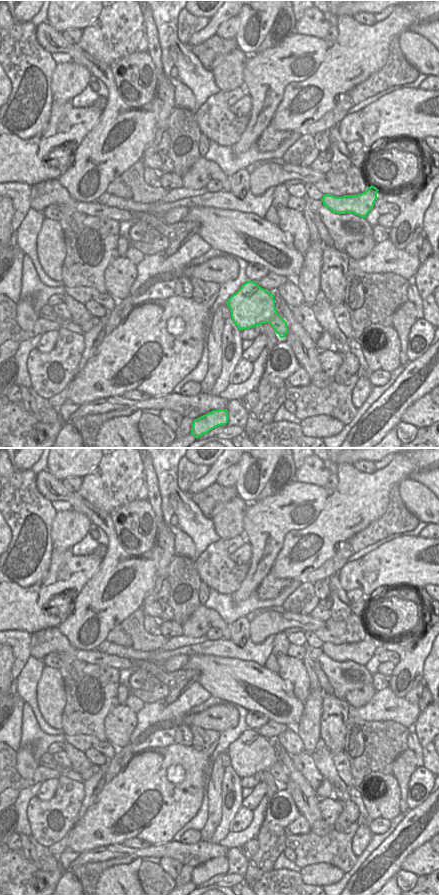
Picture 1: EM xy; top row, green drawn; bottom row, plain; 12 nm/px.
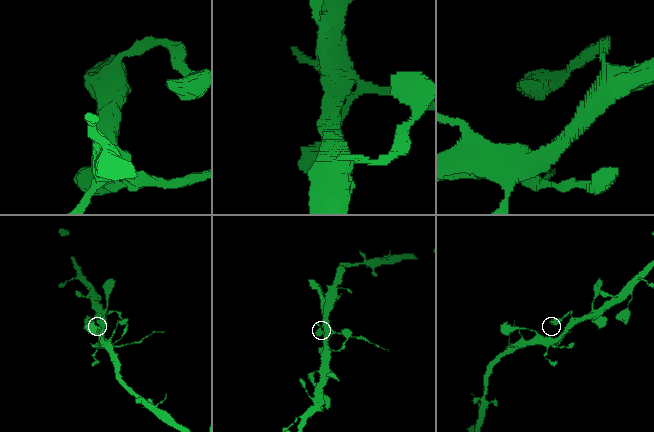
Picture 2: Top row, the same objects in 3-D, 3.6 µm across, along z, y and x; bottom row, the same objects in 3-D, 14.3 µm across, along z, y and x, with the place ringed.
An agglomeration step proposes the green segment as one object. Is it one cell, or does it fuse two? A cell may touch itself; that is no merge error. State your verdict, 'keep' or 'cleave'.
cleave

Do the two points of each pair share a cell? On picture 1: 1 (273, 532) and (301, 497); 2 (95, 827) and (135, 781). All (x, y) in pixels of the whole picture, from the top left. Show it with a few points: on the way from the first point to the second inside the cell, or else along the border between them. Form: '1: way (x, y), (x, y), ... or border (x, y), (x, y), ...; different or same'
1: way (273, 520), (278, 513), (278, 505), (289, 500); same
2: way (106, 816), (107, 810), (125, 792); same

